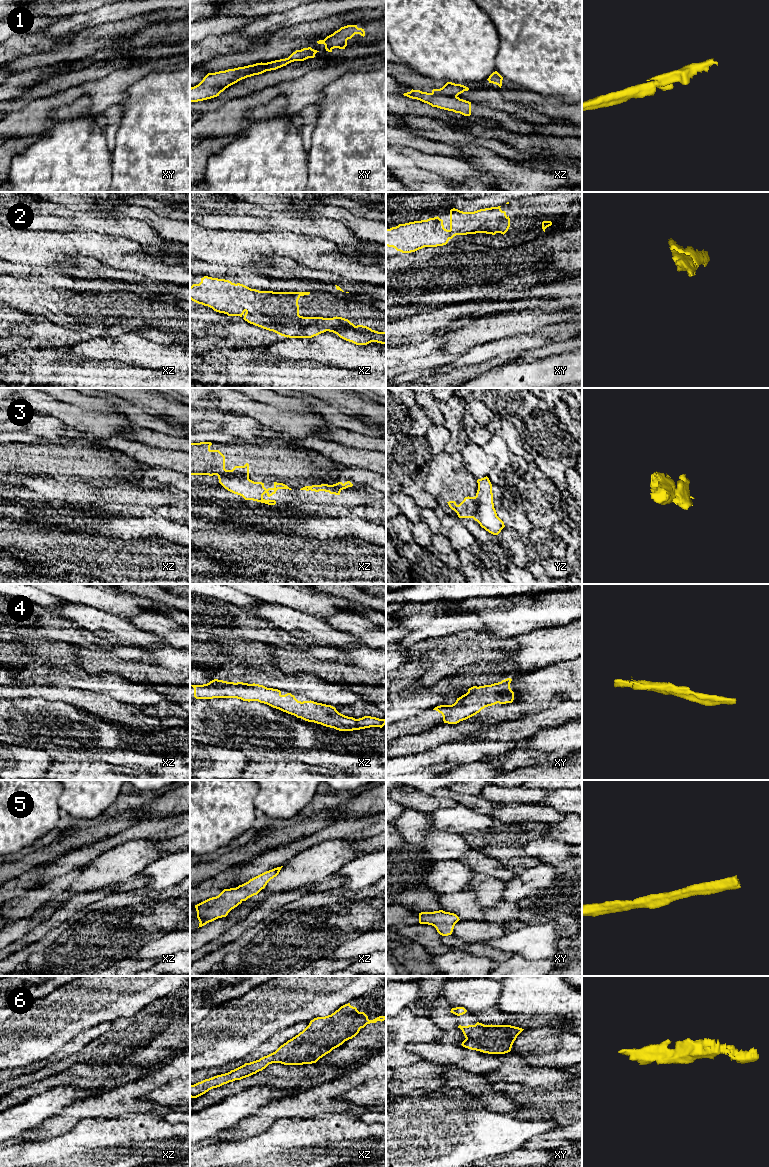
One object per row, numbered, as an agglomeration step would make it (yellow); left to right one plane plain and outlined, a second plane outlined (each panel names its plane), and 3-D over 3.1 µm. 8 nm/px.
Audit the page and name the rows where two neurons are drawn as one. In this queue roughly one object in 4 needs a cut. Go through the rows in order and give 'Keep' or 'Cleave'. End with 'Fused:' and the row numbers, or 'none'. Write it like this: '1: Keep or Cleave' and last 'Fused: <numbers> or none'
1: Cleave
2: Keep
3: Cleave
4: Keep
5: Keep
6: Keep
Fused: 1, 3

